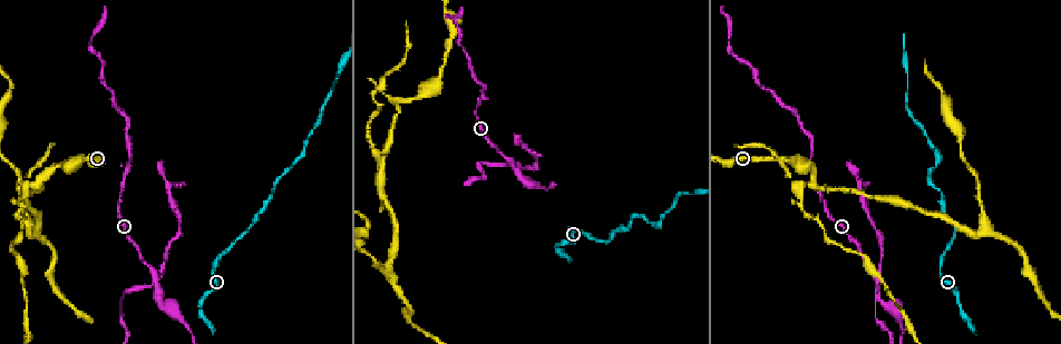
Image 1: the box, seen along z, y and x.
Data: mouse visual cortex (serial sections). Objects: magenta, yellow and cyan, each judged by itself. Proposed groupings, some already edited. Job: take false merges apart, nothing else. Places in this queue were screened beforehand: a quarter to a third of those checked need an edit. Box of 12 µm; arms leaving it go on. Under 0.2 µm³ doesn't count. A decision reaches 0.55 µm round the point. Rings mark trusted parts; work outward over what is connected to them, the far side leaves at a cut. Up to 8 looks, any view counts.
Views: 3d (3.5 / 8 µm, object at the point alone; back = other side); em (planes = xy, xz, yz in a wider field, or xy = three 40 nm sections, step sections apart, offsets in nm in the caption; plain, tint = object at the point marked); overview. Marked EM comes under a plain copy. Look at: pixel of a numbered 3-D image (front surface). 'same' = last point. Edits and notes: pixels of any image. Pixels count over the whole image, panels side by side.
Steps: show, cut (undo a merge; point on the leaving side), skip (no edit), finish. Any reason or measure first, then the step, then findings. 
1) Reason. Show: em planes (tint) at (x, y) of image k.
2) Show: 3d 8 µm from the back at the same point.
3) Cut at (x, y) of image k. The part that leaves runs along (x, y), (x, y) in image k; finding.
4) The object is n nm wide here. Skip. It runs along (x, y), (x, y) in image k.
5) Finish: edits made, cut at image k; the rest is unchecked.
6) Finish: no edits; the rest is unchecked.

Show: 3d 3.5 µm at (394, 98) of image 1.

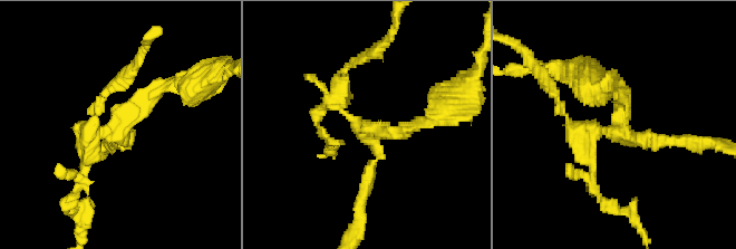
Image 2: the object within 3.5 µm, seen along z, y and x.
3 arms meet here; the arms are 150, 200, 300 nm wide; need the tissue. Show: em xy step 2 (tint) at (619, 126) of image 2.

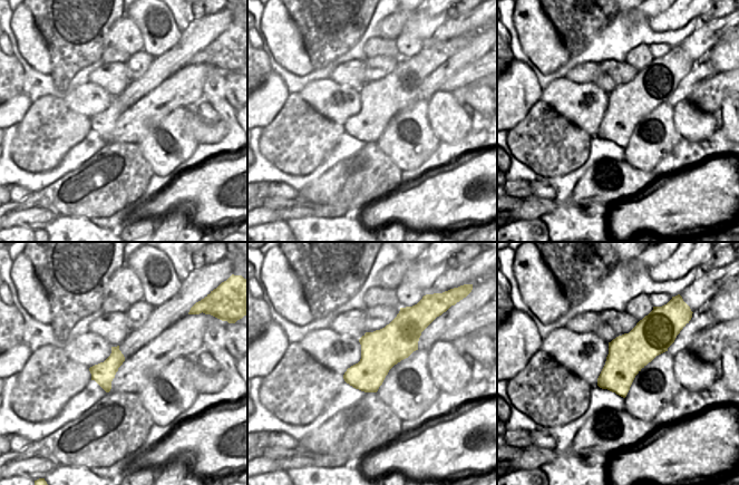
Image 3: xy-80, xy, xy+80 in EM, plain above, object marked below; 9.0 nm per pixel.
Cut at (84, 173) of image 2. The part that leaves runs along (89, 132), (73, 211) in image 2; two cells meet here.

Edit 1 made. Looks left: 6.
Branch point. Show: 3d 3.5 µm from the back at (985, 228) of image 1.

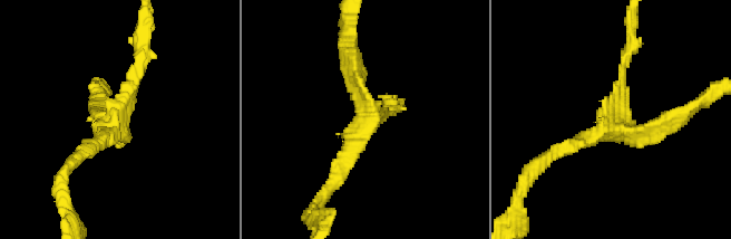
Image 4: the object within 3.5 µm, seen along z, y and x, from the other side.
3 arms meet here; the arms are 150, 200, 250 nm wide; shape alone is not enough. Show: em xy step 1 (tint) at (368, 115) of image 4.

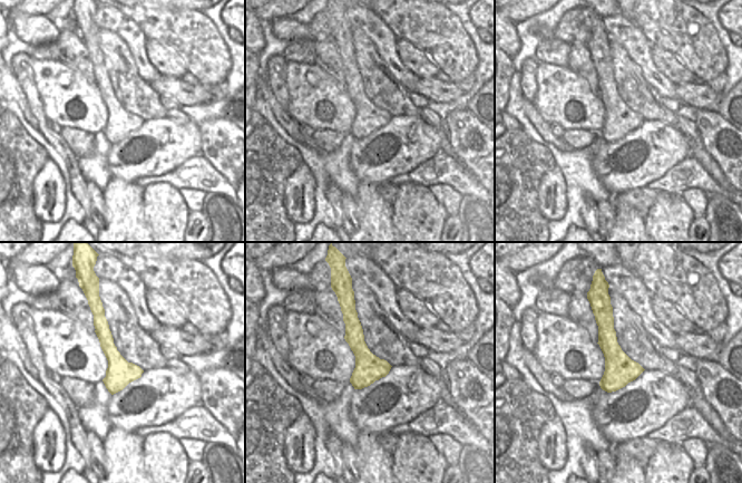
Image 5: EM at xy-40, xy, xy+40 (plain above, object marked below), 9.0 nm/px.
Skip. It runs along (682, 113), (622, 131), (625, 61) in image 4; all the same cell.

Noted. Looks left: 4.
A narrow waist. Show: 3d 8 µm at (293, 163) of image 1.

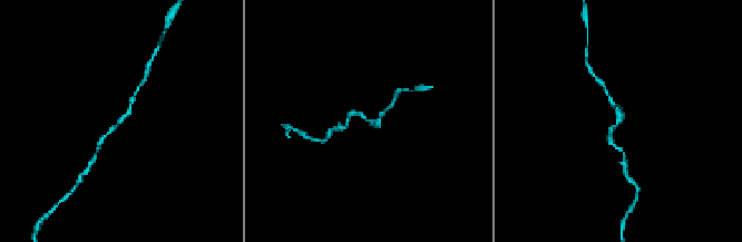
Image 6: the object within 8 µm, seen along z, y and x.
Show: 3d 3.5 µm at (619, 123) of image 6.

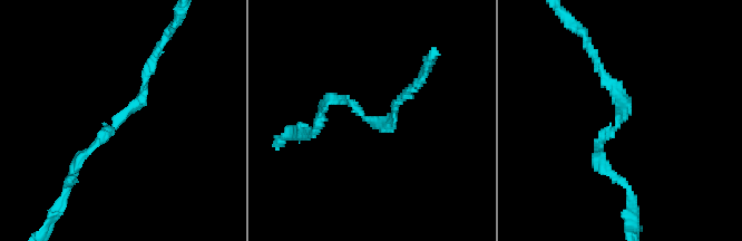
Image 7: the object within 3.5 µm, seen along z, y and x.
Show: em xy step 5 (tint) at (364, 116) of image 7.

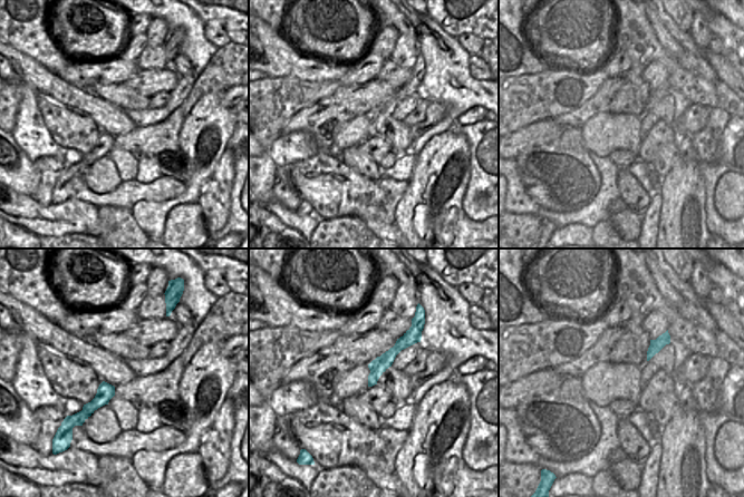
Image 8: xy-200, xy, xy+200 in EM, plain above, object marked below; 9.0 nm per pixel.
Skip. It runs along (418, 337), (404, 341), (370, 382) in image 8; continuous, no second cell.

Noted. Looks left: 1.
Finish: edits made, cut at image 2; the rest is unchecked.

